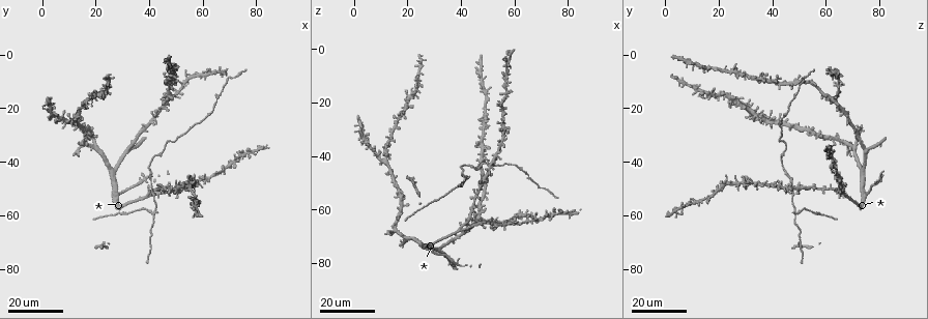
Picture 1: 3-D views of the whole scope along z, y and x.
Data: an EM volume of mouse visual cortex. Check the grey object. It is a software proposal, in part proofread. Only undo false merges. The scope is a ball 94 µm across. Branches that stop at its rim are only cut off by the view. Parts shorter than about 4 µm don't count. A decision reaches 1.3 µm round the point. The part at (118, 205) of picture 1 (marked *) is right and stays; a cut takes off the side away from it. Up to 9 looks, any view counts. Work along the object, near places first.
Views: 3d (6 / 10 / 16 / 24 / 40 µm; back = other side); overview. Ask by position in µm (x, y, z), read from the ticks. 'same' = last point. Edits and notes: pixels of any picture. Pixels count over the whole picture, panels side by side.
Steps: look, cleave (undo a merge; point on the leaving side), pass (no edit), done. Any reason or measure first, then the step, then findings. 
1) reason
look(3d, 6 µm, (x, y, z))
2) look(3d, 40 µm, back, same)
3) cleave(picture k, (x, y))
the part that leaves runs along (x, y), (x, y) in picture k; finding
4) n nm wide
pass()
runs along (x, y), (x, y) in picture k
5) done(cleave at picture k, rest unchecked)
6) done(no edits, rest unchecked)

narrows sharply
look(3d, 24 µm, (40, 45, 47))

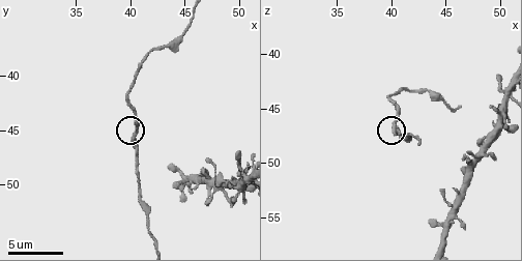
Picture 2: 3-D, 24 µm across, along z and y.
zoom in
look(3d, 6 µm, (40.4, 45.0, 45.8))

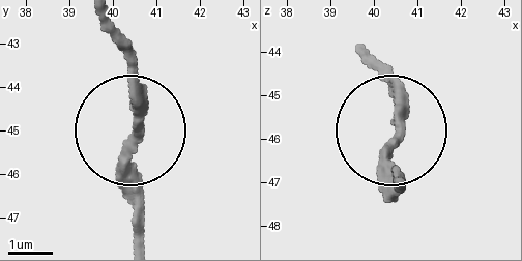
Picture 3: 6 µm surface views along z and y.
pass()
all the same cell

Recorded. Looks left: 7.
four arms meet
look(3d, 16 µm, (47, 50, 49))

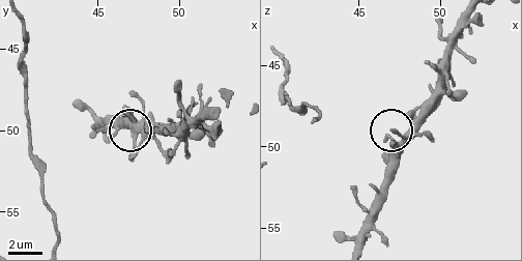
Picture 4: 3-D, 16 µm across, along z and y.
look(3d, 10 µm, (47.9, 50.5, 49.3))

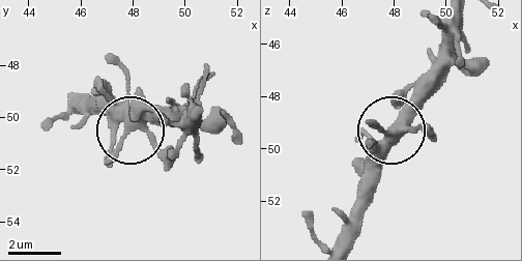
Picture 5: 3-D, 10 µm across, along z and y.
290 nm wide
pass()
runs along (334, 243), (355, 203), (369, 156), (438, 85) in picture 5; one cell here

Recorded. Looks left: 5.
arms part here
look(3d, 24 µm, (41, 59, 49))

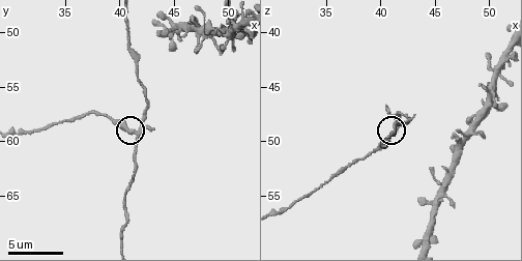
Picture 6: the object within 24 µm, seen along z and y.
look(3d, 10 µm, same)

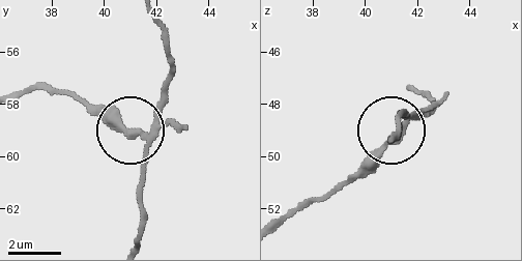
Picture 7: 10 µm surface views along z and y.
look(3d, 6 µm, same)

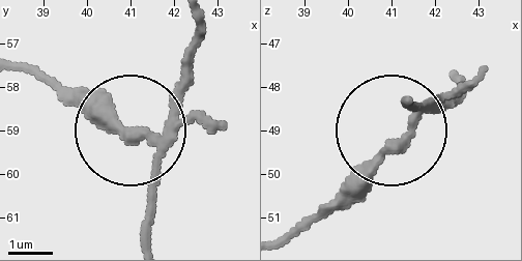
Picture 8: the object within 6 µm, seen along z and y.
3 arms
cleave(picture 8, (125, 139))
two cells meet here

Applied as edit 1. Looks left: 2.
look(3d, 24 µm, (19, 34, 70))

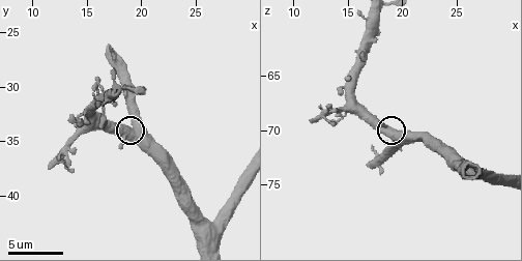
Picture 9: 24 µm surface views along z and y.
look(3d, 10 µm, same)

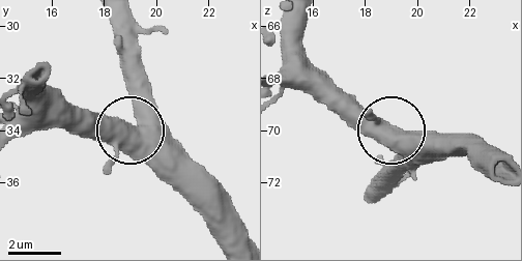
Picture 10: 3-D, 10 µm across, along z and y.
pass()
runs along (221, 238), (205, 205), (139, 138), (145, 87) in picture 10; one cell here

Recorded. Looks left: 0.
done(cleave at picture 8, rest unchecked)

